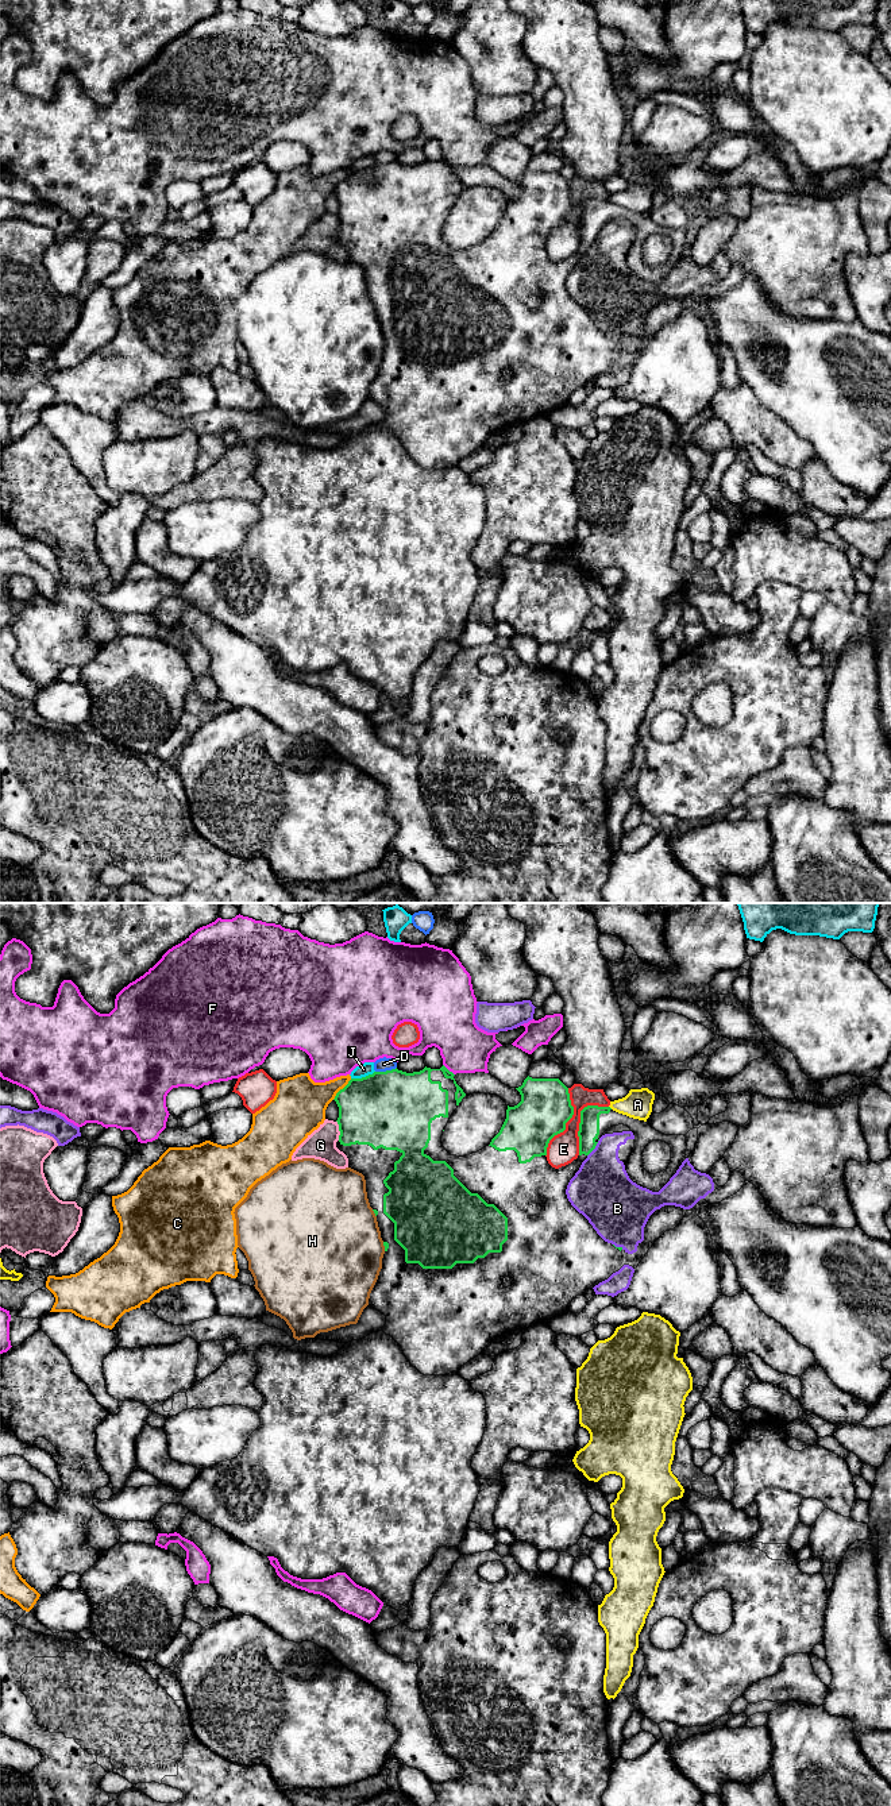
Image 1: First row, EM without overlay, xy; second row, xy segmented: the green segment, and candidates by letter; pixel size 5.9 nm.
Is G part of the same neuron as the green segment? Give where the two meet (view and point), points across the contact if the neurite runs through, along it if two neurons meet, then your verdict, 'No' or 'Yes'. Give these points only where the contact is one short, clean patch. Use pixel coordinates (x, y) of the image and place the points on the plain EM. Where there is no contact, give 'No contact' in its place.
Touches green at xy (339, 223). Boundary: xy (336, 213), (339, 232). No

